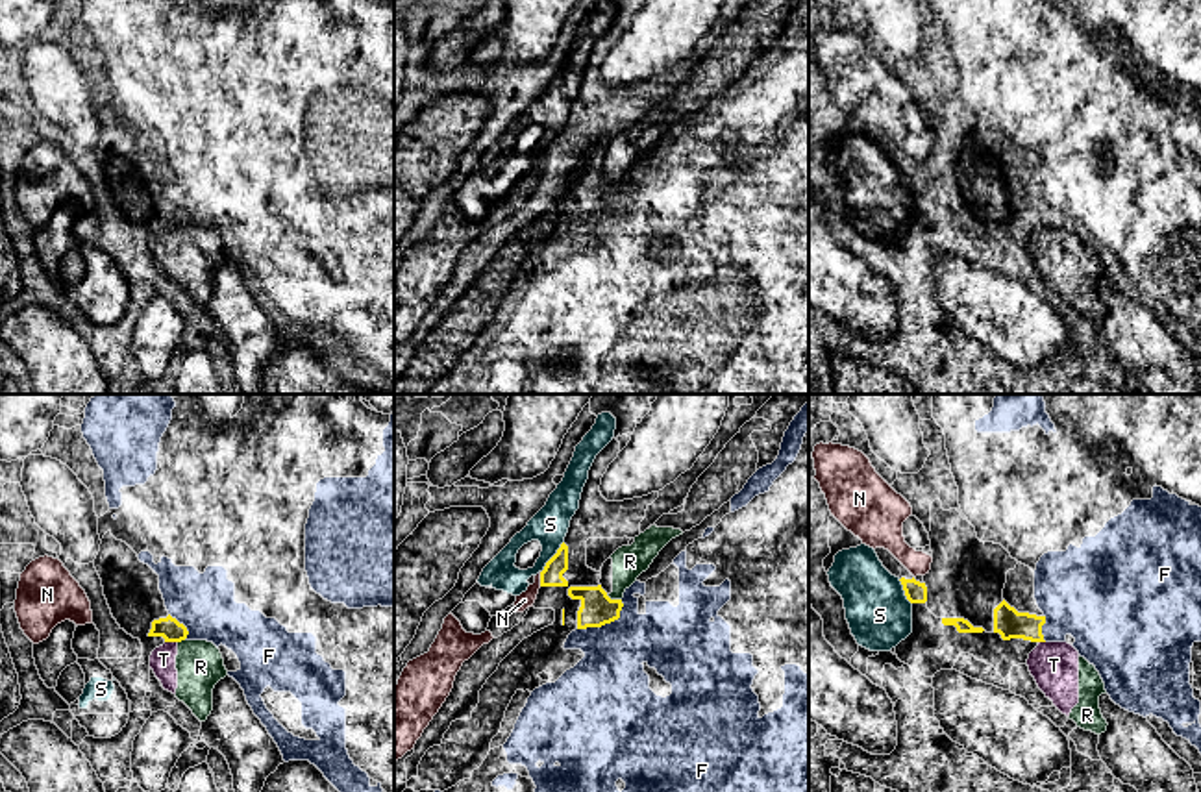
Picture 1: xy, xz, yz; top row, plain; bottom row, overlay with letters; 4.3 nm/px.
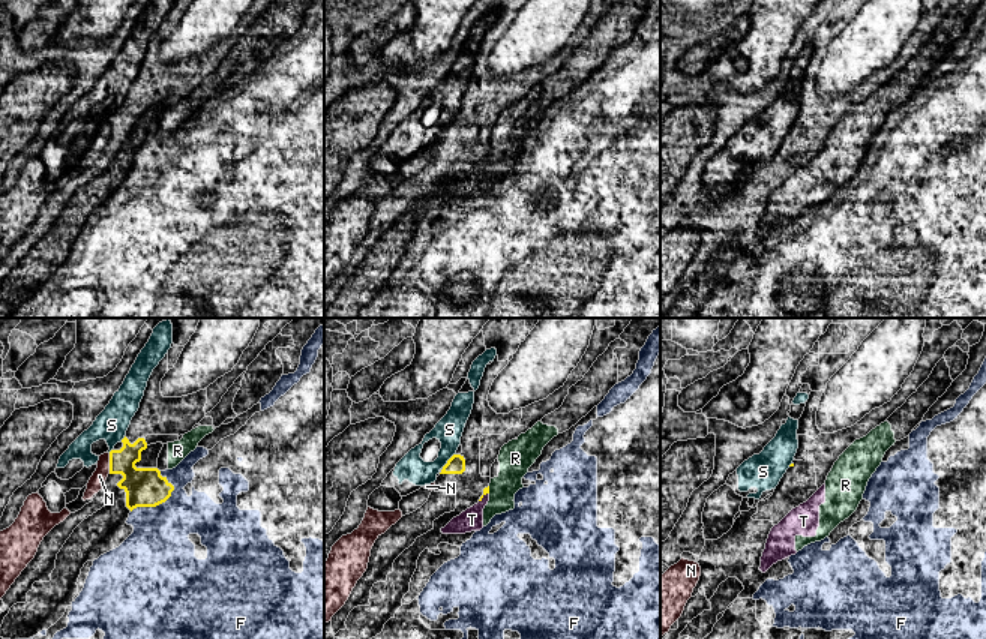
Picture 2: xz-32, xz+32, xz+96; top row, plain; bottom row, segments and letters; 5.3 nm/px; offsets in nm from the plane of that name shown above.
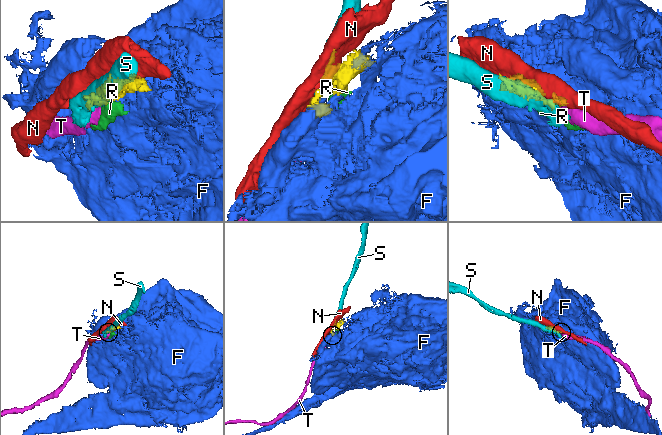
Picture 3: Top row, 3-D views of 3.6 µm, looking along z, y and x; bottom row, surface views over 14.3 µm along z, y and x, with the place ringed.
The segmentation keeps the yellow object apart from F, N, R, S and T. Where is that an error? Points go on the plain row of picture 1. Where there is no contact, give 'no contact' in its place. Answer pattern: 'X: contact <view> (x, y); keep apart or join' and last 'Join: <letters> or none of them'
F: contact xz (606, 208); keep apart
N: contact xz (541, 165); keep apart
R: contact xz (613, 185); keep apart
S: contact xz (552, 143); keep apart
T: contact xy (171, 226); keep apart
Join: none of them

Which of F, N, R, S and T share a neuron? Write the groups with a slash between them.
F / N / R T / S

